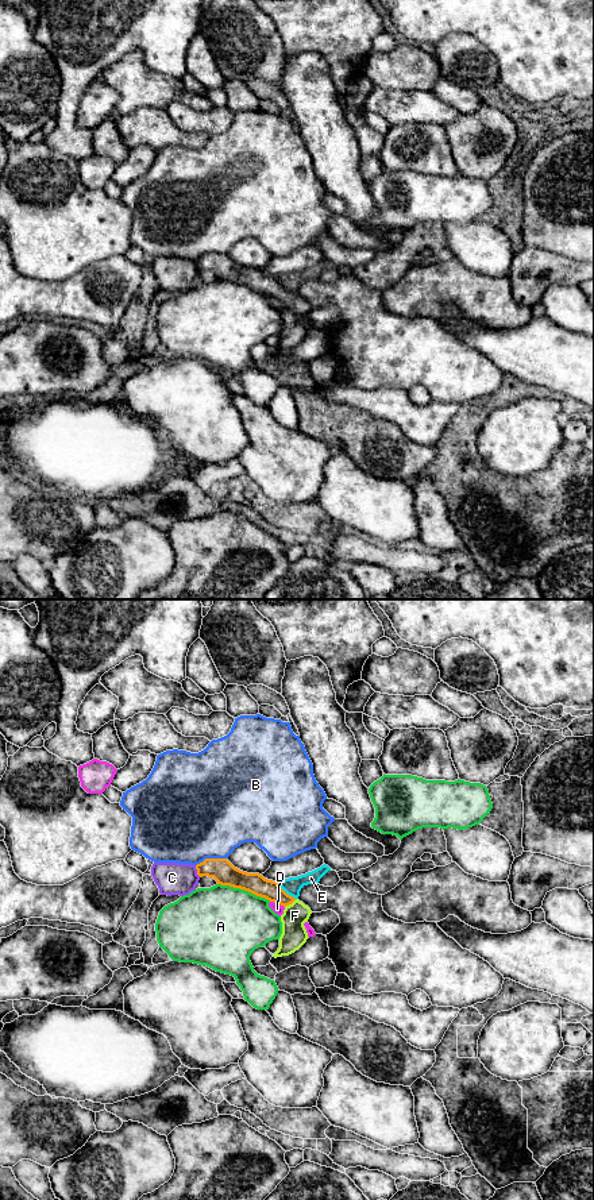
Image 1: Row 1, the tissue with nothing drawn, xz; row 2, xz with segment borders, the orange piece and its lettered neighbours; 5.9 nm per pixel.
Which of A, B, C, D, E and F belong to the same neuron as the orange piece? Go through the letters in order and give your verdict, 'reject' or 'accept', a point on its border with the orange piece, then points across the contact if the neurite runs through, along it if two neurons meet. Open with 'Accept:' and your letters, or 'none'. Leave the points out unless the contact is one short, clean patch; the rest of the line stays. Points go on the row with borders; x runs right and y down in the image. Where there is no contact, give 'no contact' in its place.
Accept: F
A: reject; meets orange in xz at (245, 890)
B: reject; meets orange in xz at (211, 859)
C: reject; meets orange in xz at (197, 871)
D: reject; meets orange in xz at (277, 903)
E: reject; meets orange in xz at (285, 892)
F: accept; meets orange in xz at (290, 903); runs through xz (254, 883), (290, 903), (294, 915)

